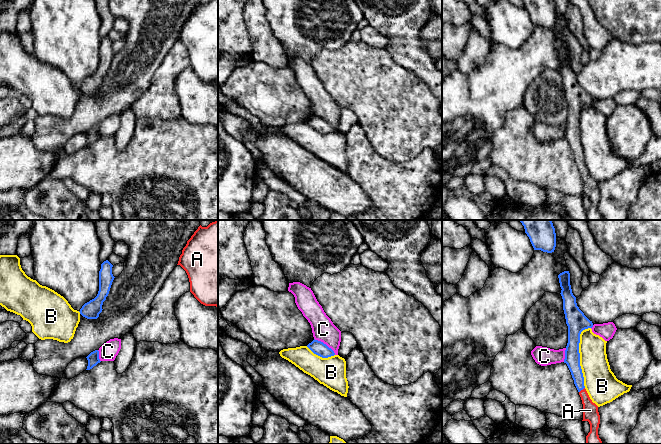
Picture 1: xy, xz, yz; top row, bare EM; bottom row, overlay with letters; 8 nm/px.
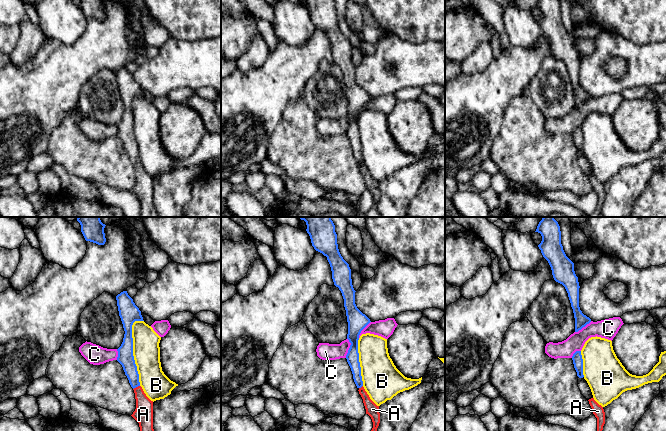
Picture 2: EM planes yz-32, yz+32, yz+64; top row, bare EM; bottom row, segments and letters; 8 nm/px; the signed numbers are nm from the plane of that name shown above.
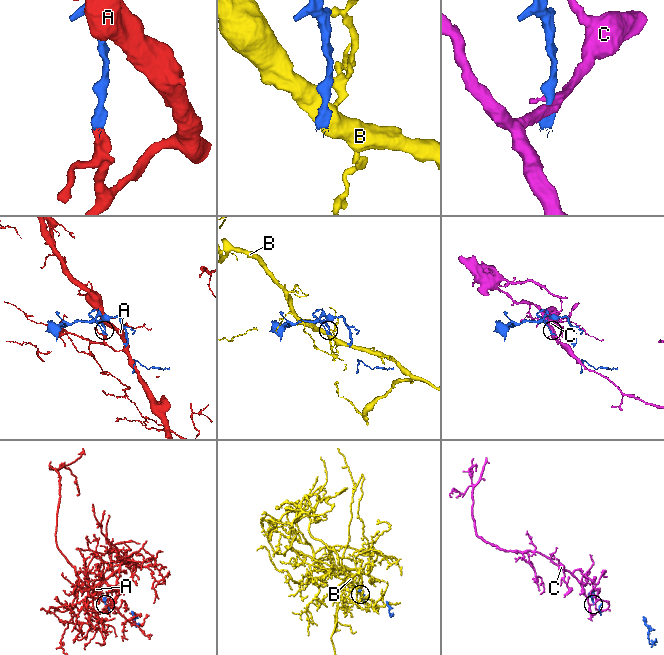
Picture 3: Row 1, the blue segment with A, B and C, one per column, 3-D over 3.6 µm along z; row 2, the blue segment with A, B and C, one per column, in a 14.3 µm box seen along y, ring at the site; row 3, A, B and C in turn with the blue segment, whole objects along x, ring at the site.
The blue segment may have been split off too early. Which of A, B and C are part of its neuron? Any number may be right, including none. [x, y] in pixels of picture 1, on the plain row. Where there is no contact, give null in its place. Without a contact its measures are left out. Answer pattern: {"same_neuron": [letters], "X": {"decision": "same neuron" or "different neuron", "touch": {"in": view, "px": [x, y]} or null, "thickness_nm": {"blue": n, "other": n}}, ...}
{"same_neuron": ["A"], "A": {"decision": "same neuron", "touch": {"in": "yz", "px": [581, 165]}, "thickness_nm": {"blue": 120, "other": 130}}, "B": {"decision": "different neuron", "touch": {"in": "yz", "px": [579, 131]}, "thickness_nm": {"blue": 150, "other": 240}}, "C": {"decision": "different neuron", "touch": {"in": "xz", "px": [325, 120]}, "thickness_nm": {"blue": 110, "other": 190}}}

